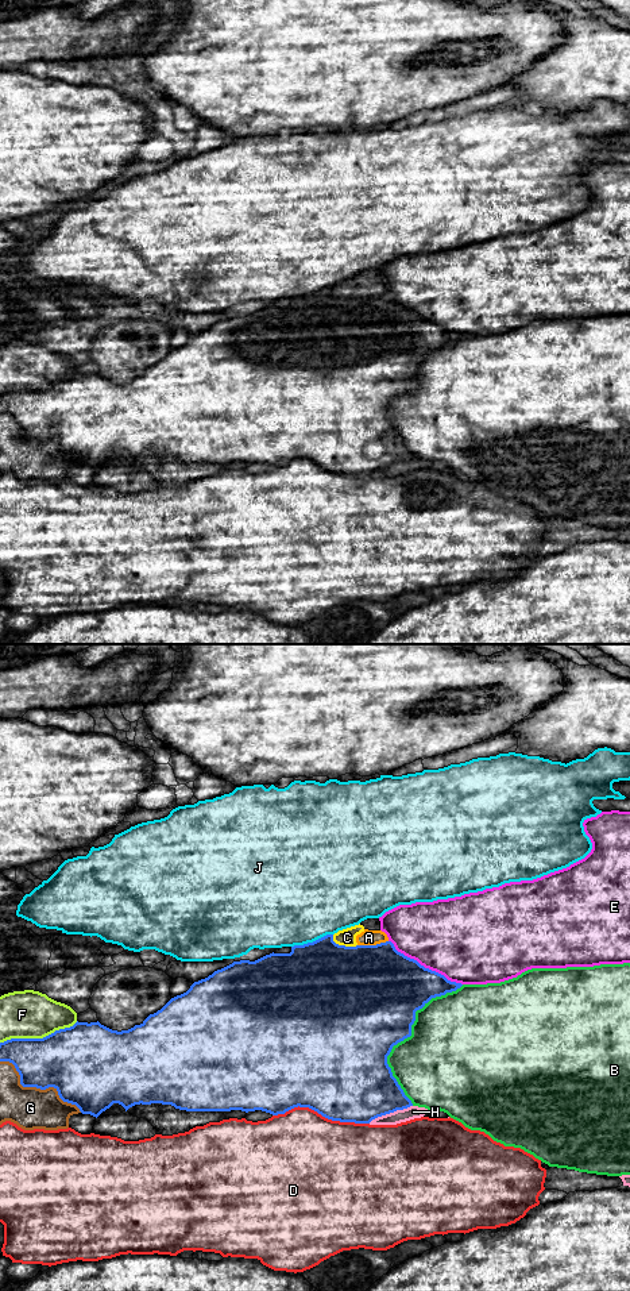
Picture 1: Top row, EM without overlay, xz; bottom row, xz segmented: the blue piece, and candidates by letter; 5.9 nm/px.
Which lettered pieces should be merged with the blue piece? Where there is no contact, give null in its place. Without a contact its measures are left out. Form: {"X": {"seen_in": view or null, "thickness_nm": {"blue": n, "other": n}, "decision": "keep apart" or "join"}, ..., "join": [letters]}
{"A": {"seen_in": "xz", "thickness_nm": {"blue": 500, "other": 100}, "decision": "keep apart"}, "B": {"seen_in": "xz", "thickness_nm": {"blue": 480, "other": 480}, "decision": "keep apart"}, "C": {"seen_in": "xz", "thickness_nm": {"blue": 500, "other": 100}, "decision": "keep apart"}, "D": {"seen_in": "xz", "thickness_nm": {"blue": 500, "other": 480}, "decision": "keep apart"}, "E": {"seen_in": "xz", "thickness_nm": {"blue": 440, "other": 460}, "decision": "keep apart"}, "F": {"seen_in": "xz", "thickness_nm": {"blue": 400, "other": 280}, "decision": "keep apart"}, "G": {"seen_in": "xz", "thickness_nm": {"blue": 380, "other": 260}, "decision": "keep apart"}, "H": {"seen_in": "xz", "thickness_nm": {"blue": 440, "other": 80}, "decision": "keep apart"}, "J": {"seen_in": "xz", "thickness_nm": {"blue": 500, "other": 500}, "decision": "keep apart"}, "join": []}

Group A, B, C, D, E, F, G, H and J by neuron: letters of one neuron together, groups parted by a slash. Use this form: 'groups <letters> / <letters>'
groups A C / B / D / E / F / G / H / J

